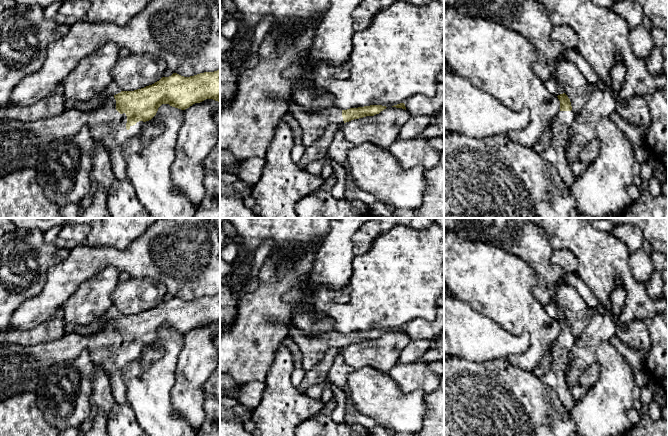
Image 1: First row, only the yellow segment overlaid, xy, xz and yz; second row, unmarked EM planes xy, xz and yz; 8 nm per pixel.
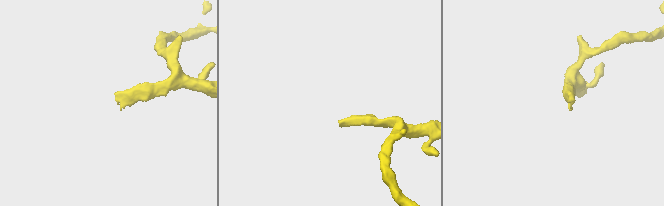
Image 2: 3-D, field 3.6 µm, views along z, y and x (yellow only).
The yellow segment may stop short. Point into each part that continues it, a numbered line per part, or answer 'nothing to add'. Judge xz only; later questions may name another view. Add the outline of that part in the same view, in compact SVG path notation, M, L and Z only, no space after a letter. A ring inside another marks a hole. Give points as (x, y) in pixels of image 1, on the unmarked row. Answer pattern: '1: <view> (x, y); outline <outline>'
1: xz (313, 346); outline M291 321L287 337L299 346L304 360L304 369L311 369L332 348L344 348L342 333L338 331L304 333Z

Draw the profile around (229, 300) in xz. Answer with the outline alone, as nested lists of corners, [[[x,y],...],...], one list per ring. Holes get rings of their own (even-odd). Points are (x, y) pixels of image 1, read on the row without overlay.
[[[220,284],[220,325],[231,328],[236,320],[239,297],[234,289]]]

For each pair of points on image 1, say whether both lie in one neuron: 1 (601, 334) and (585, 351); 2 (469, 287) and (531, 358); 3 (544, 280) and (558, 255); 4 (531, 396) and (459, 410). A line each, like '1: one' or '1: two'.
1: one
2: one
3: two
4: one

